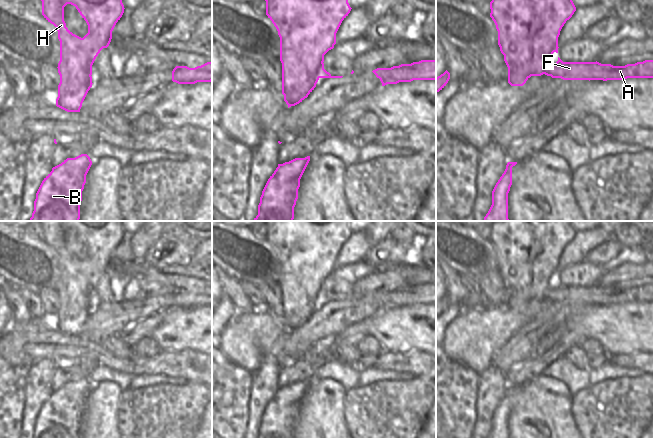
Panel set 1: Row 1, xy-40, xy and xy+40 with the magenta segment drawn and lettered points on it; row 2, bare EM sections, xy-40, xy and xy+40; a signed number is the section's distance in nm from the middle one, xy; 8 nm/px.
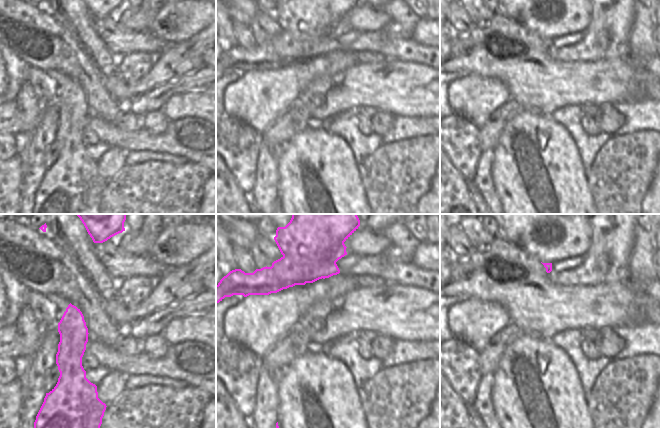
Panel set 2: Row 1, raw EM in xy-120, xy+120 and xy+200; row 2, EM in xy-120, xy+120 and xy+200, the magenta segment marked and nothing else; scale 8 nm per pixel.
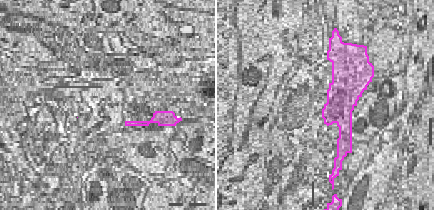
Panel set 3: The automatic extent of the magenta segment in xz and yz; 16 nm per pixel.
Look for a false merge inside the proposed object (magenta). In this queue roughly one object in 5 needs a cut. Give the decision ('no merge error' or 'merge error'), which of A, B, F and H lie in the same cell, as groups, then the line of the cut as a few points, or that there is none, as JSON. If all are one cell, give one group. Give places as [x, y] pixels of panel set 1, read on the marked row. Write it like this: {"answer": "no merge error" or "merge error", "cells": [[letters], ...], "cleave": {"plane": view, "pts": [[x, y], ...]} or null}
{"answer": "merge error", "cells": [["A", "F"], ["B", "H"]], "cleave": {"plane": "xy", "pts": [[286, 46], [309, 72], [282, 92]]}}

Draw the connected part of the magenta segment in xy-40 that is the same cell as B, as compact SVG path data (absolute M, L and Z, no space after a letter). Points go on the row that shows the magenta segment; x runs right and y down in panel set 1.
M87 154L67 158L44 178L28 221L79 221L82 191L92 165Z

